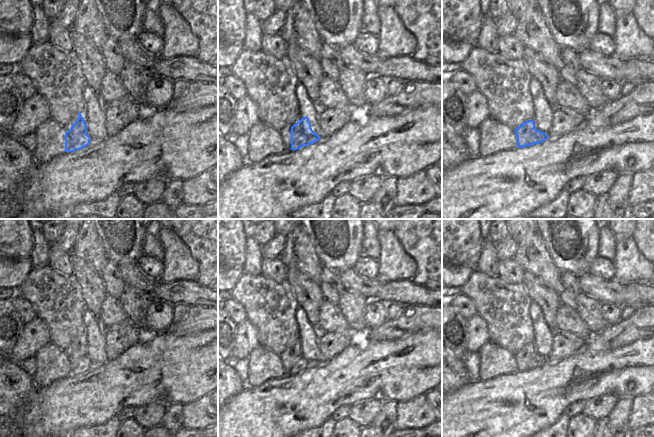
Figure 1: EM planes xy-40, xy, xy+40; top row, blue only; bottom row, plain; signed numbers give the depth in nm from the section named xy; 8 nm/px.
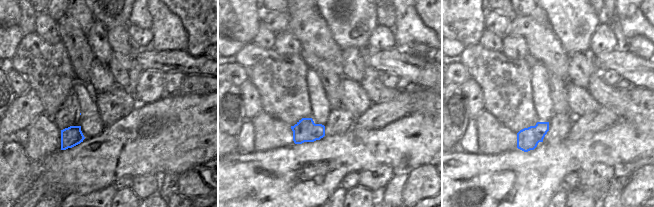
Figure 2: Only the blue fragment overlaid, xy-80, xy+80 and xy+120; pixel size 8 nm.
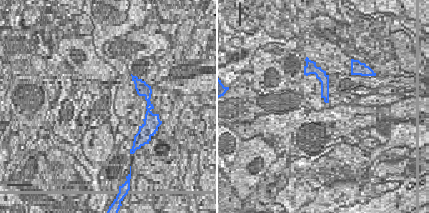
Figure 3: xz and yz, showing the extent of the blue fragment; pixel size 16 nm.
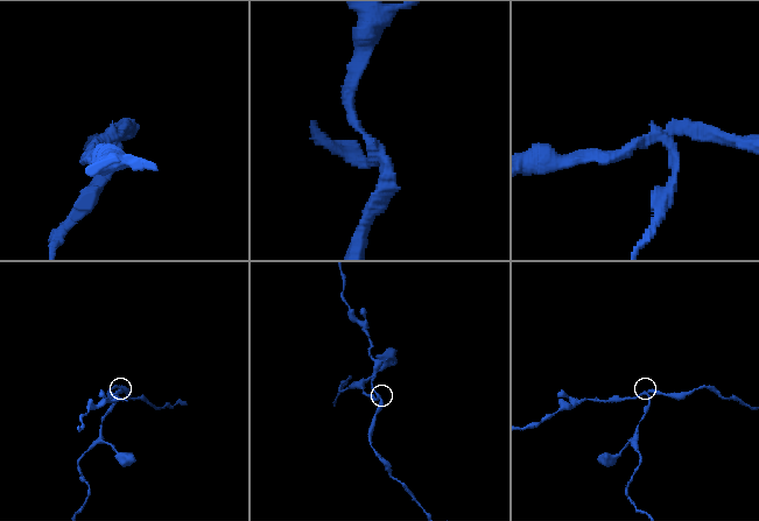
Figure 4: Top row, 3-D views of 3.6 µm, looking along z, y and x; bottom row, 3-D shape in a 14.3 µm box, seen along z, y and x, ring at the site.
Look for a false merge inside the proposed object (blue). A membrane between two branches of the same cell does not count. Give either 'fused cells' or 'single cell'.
fused cells

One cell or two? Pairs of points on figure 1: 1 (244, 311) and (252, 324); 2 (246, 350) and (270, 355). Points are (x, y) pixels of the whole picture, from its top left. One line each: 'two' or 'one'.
1: two
2: two

